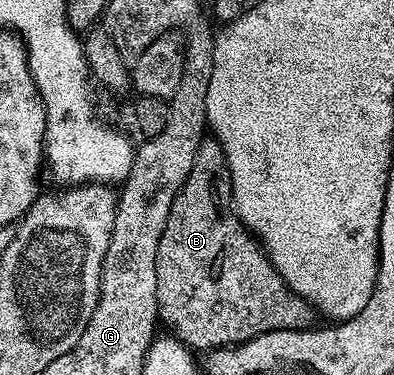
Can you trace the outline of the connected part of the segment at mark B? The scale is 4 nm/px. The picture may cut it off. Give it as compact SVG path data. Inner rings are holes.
M203 141L198 147L196 161L192 165L192 171L184 181L181 189L176 193L176 199L172 201L172 209L168 213L168 225L164 225L164 233L158 242L156 249L156 301L158 302L158 318L161 326L166 326L173 338L179 339L187 347L198 353L209 353L218 347L235 347L237 343L246 343L252 337L272 333L273 331L300 331L311 326L316 318L316 312L310 304L305 303L299 295L290 288L280 277L280 273L272 265L272 261L266 256L261 243L254 238L254 234L238 220L238 214L234 212L234 196L230 184L230 166L226 164L226 158L222 152L222 146L216 141Z

